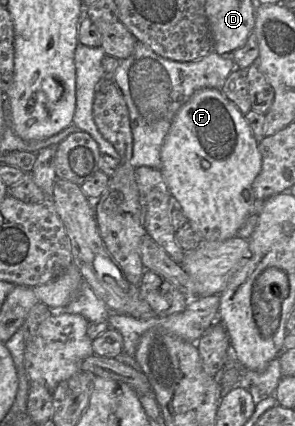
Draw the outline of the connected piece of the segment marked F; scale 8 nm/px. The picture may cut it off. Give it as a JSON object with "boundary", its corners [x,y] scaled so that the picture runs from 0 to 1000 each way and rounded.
{"boundary":[[[722,207],[664,214],[603,258],[546,350],[546,406],[593,469],[654,533],[698,566],[766,566],[803,554],[861,477],[854,432],[888,397],[875,329],[831,270],[753,216]]]}

